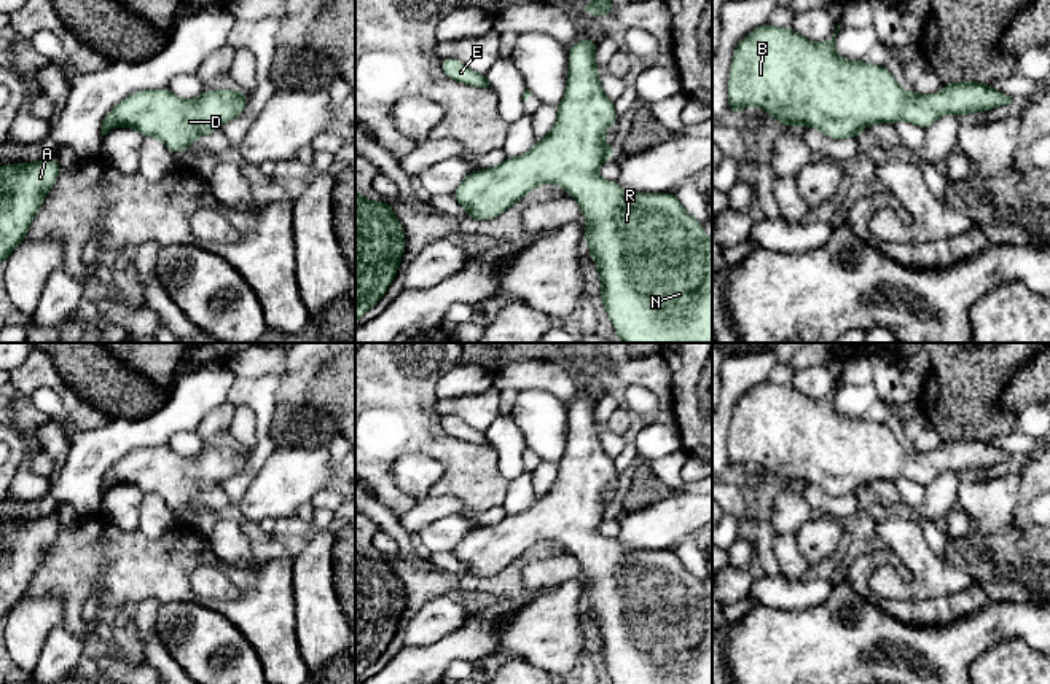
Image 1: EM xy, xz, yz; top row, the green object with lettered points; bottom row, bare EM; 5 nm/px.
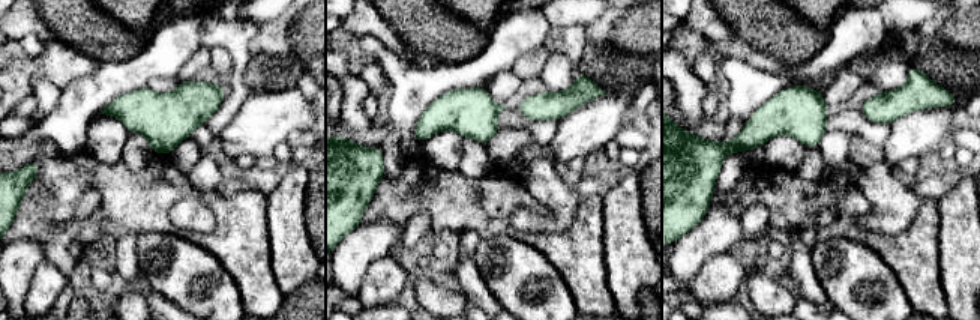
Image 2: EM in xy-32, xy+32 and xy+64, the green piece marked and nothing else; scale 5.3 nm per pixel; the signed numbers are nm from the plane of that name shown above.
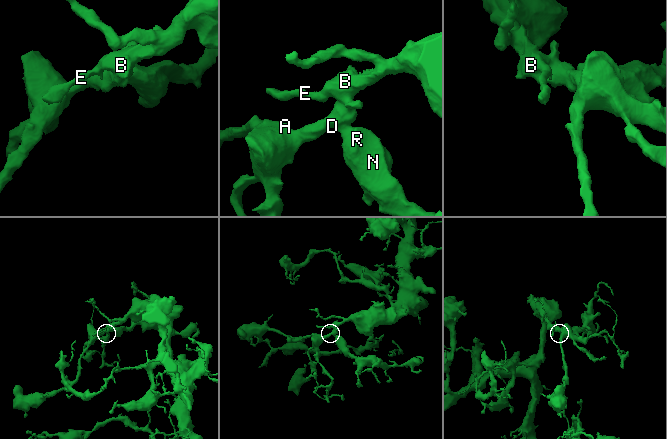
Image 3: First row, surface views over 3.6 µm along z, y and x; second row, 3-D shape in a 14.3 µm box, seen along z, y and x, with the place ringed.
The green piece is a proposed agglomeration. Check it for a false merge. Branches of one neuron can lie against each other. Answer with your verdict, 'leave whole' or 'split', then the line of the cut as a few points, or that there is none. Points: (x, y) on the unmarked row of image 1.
leave whole; cut none

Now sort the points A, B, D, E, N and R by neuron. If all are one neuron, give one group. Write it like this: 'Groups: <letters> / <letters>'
Groups: A B D E N R

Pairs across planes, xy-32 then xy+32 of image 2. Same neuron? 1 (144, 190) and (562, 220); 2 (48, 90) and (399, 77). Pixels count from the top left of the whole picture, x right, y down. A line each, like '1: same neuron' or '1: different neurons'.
1: different neurons
2: different neurons

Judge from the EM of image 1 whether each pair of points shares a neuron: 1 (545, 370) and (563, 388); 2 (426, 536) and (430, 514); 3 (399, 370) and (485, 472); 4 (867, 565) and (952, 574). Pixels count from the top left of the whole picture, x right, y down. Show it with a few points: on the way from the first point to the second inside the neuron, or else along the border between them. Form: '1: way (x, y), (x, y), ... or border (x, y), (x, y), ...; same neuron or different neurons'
1: way (550, 375), (558, 383); same neuron
2: border (464, 515), (440, 517), (427, 523), (415, 538); different neurons
3: way (399, 399), (456, 455); same neuron
4: border (888, 547), (899, 558), (910, 581); different neurons

